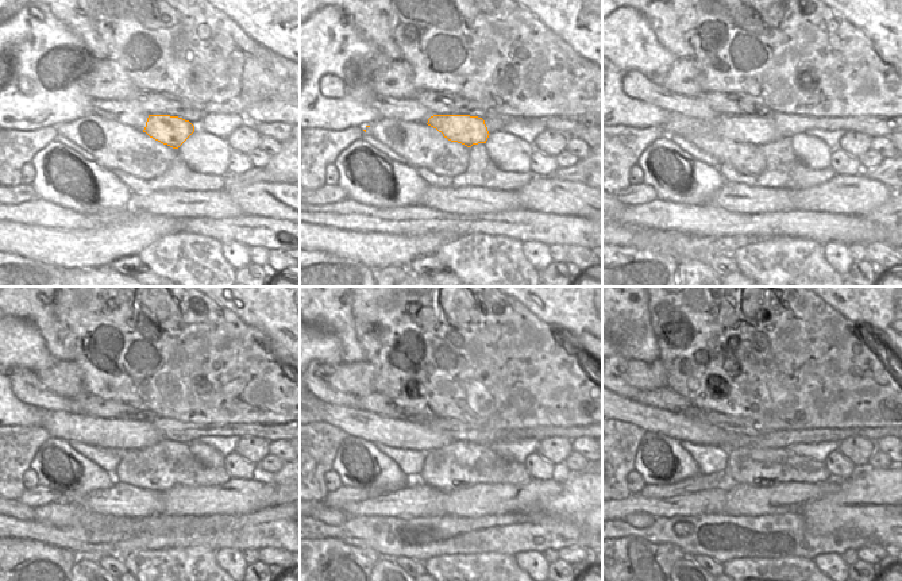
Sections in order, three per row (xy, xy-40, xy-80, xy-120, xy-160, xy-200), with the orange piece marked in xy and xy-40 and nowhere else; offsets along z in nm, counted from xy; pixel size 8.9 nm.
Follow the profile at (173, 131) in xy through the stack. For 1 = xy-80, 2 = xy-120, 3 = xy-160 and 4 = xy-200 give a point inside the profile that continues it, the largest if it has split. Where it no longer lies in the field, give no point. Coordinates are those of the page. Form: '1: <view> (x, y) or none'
1: xy-80 (758, 130)
2: xy-120 (116, 434)
3: xy-160 (397, 433)
4: xy-200 (677, 426)

